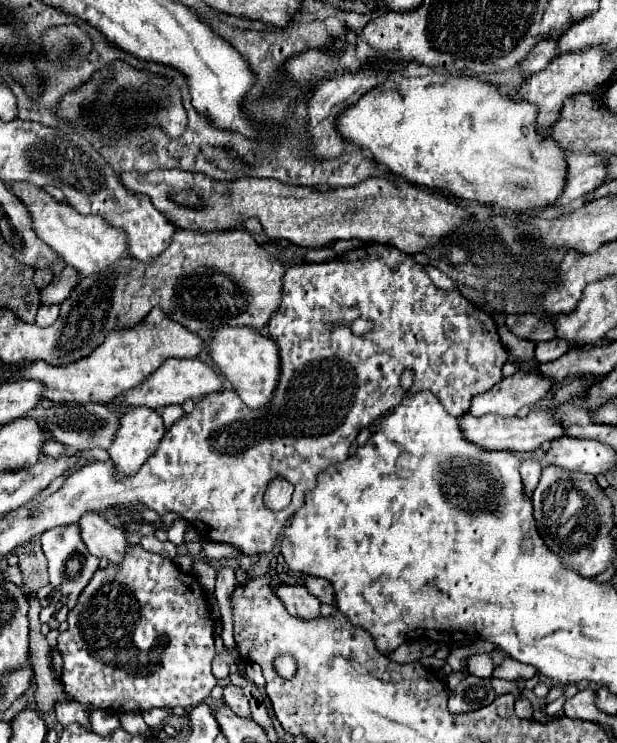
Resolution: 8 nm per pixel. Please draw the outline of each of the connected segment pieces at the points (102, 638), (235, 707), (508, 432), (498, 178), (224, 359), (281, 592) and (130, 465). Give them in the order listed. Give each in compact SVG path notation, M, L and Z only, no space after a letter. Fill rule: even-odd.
M140 544L128 548L124 564L118 564L116 568L112 568L112 564L108 564L106 568L102 568L94 574L90 584L80 594L78 604L68 612L68 628L66 628L66 632L62 632L58 636L56 648L58 648L58 652L62 654L62 660L64 660L62 684L64 684L64 688L68 688L68 694L72 694L74 700L78 700L80 704L84 704L88 708L88 712L112 710L112 712L138 712L138 714L142 714L142 712L148 712L156 706L192 708L192 706L198 706L202 700L206 700L210 690L218 684L218 680L216 680L216 676L212 674L212 668L210 668L216 646L214 646L214 620L212 620L210 606L208 606L204 590L200 588L196 576L178 570L178 566L174 566L172 560L162 558L154 552L148 552Z
M224 686L224 696L222 696L222 704L228 704L228 708L232 708L232 712L236 712L238 716L250 718L250 708L248 708L248 700L244 696L244 692L238 686Z
M538 408L538 410L532 410L526 418L512 418L512 420L500 420L498 416L482 416L482 418L474 418L474 416L468 416L464 414L462 418L458 418L458 424L460 424L460 430L464 434L464 438L482 448L482 450L508 450L508 452L534 452L536 448L540 448L542 442L546 440L554 440L554 438L560 438L564 436L562 432L562 426L560 426L560 420L552 418L550 414L550 408Z
M426 74L416 78L390 76L384 84L362 94L352 108L344 108L334 124L342 140L372 152L378 164L410 184L430 190L448 190L456 198L480 204L498 204L504 212L524 212L550 206L564 188L566 176L564 150L554 144L550 136L542 138L536 134L534 120L534 104L512 102L508 96L500 96L488 82L466 76Z
M248 326L220 328L208 342L208 350L218 370L230 380L232 388L248 408L260 410L272 402L280 380L280 352L268 336L262 336Z
M280 584L276 588L278 598L286 606L292 616L298 616L302 620L314 620L320 616L320 600L310 594L304 586L290 586L290 584Z
M136 406L122 414L120 432L108 450L118 472L122 476L138 472L144 460L158 450L164 432L166 430L158 410Z

